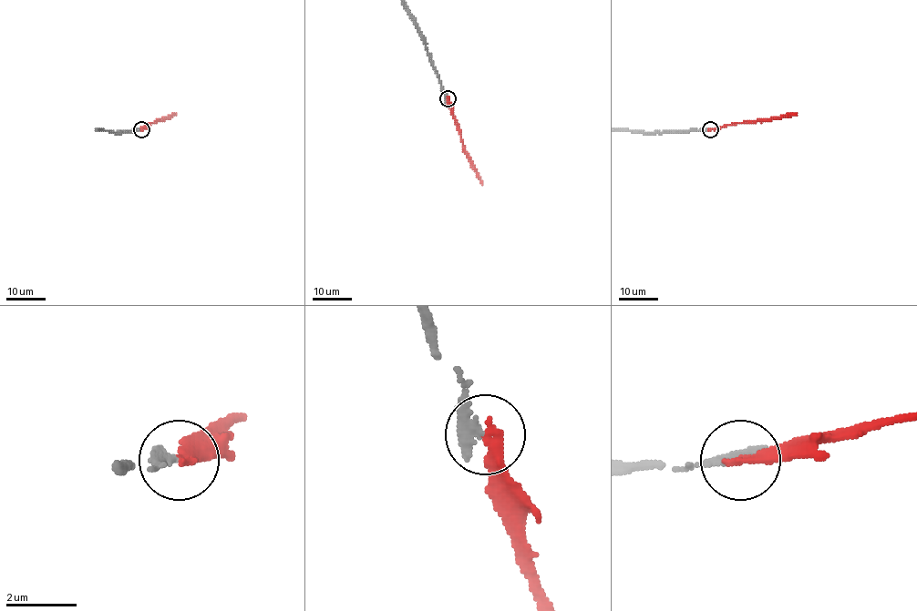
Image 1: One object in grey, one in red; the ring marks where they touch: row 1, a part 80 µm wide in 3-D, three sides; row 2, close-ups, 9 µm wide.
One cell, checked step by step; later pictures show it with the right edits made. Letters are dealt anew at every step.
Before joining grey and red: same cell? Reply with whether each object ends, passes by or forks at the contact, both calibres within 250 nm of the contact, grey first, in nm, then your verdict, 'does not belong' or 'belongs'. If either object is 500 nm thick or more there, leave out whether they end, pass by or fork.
grey ends; red ends; calibres 280 and 280 nm; belongs

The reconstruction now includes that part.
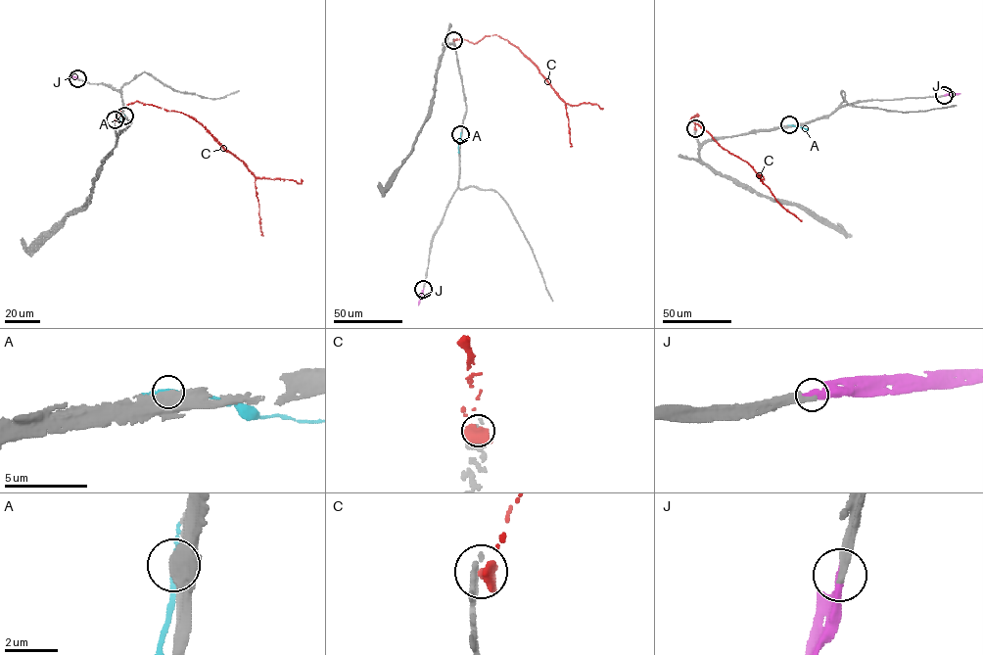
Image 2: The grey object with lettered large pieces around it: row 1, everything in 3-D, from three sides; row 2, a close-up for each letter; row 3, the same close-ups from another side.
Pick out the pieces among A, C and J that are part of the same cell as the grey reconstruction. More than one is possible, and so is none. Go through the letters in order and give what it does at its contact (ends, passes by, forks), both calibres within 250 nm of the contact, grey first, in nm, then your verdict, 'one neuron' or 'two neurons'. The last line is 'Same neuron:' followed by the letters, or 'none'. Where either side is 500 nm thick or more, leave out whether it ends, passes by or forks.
A: 600/170 nm | two neurons
C: 360/650 nm | two neurons
J: it ends | 280/400 nm | one neuron
Same neuron: J

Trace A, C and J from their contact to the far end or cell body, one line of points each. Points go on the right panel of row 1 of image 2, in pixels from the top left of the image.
A: (789, 124), (808, 130)
C: (695, 128), (694, 118), (697, 114), (689, 121), (700, 126), (722, 147), (745, 161), (774, 199), (802, 219)
J: (944, 95), (959, 93)

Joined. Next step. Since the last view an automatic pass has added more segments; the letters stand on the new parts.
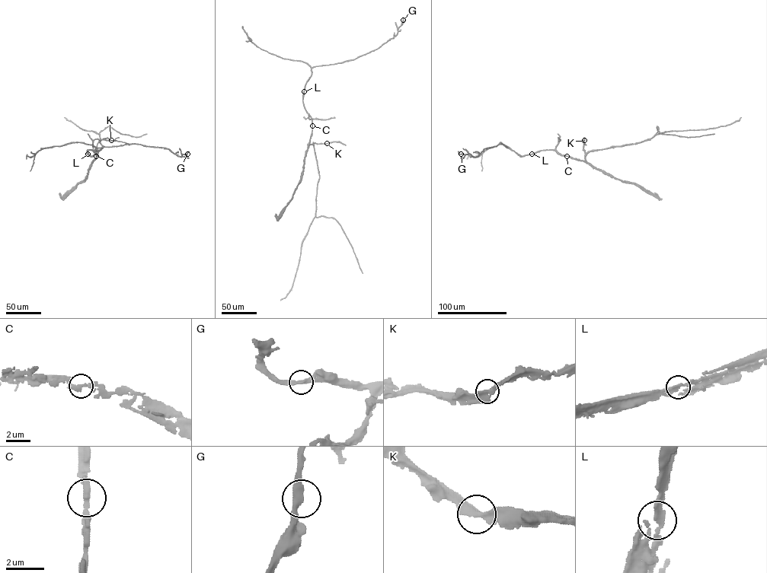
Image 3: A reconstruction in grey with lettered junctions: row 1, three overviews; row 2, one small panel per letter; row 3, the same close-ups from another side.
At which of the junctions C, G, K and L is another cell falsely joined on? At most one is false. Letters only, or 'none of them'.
none of them

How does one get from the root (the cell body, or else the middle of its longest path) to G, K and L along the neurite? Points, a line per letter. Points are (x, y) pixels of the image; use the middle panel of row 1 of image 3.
G: (311, 133), (311, 118), (303, 101), (305, 87), (311, 68), (354, 60), (377, 49), (397, 34), (403, 20)
K: (311, 133), (309, 144), (327, 143)
L: (311, 133), (311, 118), (303, 103), (304, 91)

